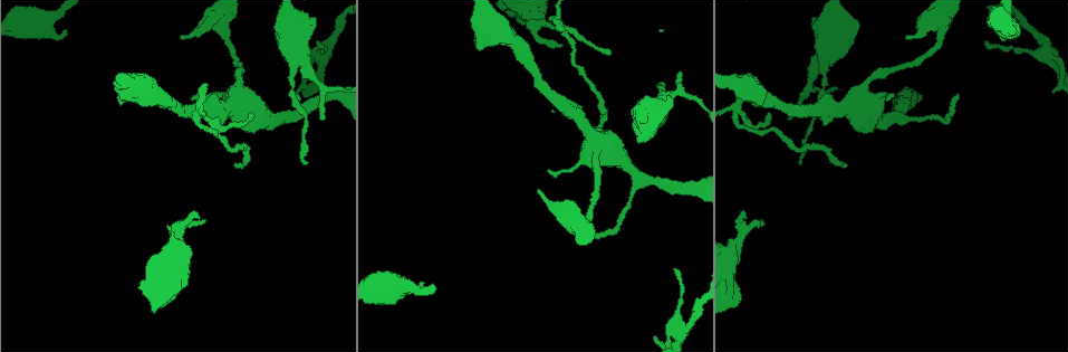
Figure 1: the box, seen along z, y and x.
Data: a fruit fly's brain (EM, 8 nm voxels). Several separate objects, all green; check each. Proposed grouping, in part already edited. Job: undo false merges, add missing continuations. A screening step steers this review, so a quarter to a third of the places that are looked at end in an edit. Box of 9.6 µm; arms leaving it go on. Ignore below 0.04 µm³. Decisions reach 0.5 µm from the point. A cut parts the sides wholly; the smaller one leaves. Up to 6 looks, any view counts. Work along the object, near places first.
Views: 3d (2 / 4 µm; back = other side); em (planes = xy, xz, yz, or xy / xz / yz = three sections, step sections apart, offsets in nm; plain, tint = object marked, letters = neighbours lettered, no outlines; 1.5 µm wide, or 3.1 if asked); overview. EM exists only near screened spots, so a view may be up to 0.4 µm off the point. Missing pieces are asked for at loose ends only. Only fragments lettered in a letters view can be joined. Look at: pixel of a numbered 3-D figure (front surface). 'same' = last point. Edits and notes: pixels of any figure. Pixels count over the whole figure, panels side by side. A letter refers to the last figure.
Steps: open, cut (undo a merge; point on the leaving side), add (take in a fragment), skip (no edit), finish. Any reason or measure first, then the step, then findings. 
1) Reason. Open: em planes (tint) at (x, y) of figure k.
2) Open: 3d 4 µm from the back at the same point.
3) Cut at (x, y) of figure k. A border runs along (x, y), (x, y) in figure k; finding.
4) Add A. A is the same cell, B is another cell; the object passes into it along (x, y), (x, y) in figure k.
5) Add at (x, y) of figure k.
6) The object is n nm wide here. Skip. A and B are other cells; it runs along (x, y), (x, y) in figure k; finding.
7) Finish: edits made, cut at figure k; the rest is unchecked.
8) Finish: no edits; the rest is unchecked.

Open: em 3.1 µm planes (letters) at (985, 41) of figure 1.

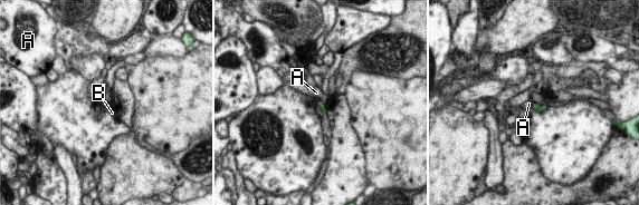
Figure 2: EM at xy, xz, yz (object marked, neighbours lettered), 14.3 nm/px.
Skip. A and B are other cells; a border runs along (534, 104), (532, 109) in figure 2; no lettered fragment goes on from it.

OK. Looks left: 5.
An open end. Open: 3d 4 µm at (843, 166) of figure 1.

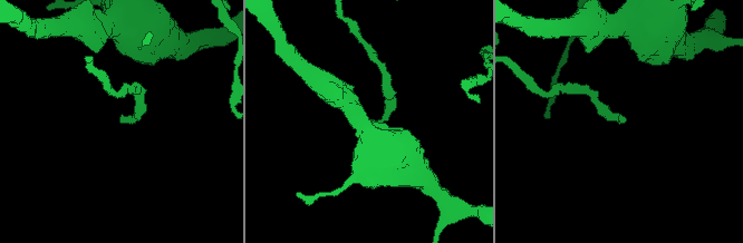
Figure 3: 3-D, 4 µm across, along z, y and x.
Open: em xy step 4 (plain) at (617, 120) of figure 3.

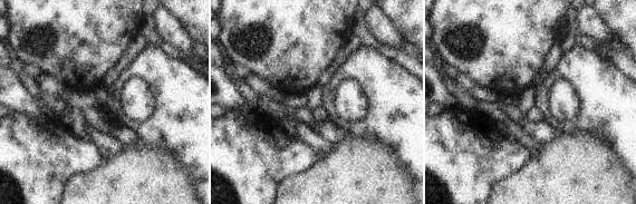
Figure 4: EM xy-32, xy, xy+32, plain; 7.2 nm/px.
Open: em xy step 4 (letters) at the same point.

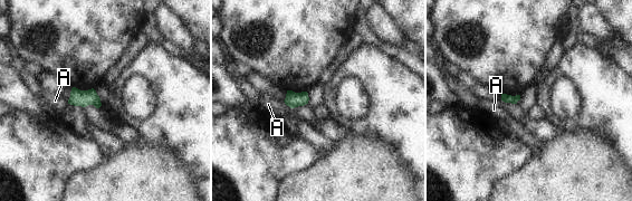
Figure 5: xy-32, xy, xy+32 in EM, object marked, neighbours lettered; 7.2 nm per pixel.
Skip. A is another cell; none of them fits.

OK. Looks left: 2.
Finish: no edits; the rest is unchecked.

